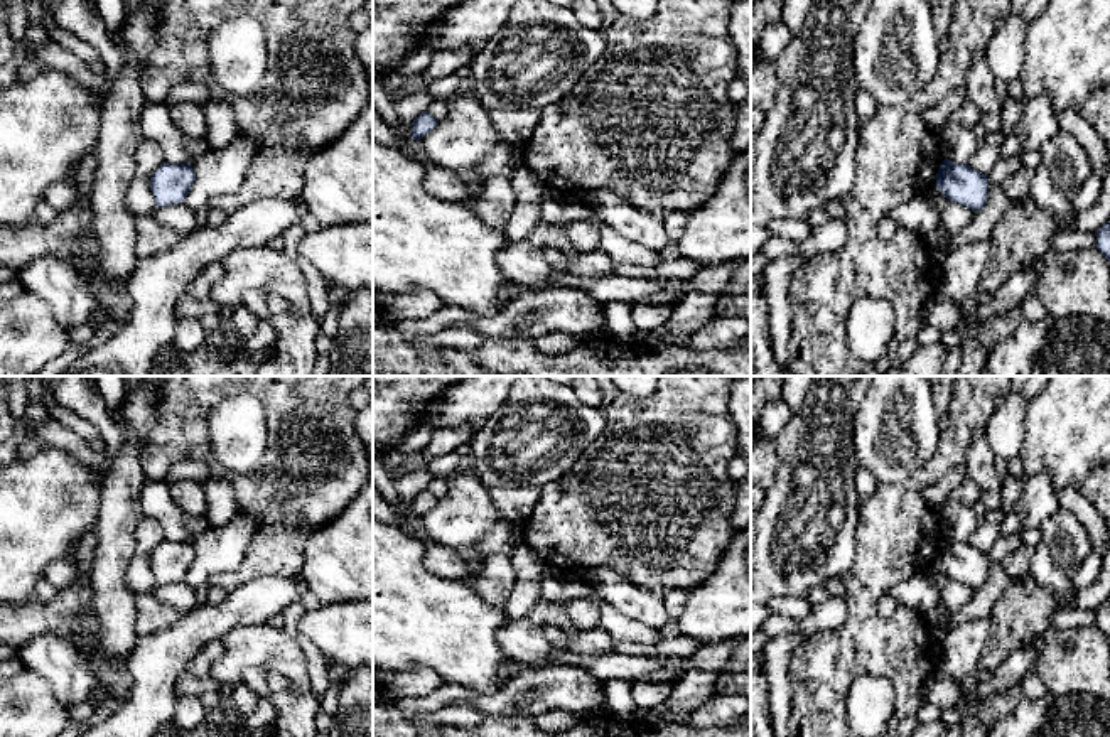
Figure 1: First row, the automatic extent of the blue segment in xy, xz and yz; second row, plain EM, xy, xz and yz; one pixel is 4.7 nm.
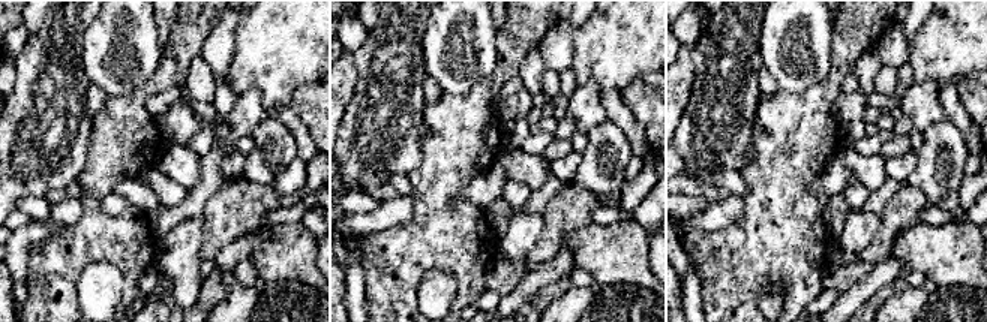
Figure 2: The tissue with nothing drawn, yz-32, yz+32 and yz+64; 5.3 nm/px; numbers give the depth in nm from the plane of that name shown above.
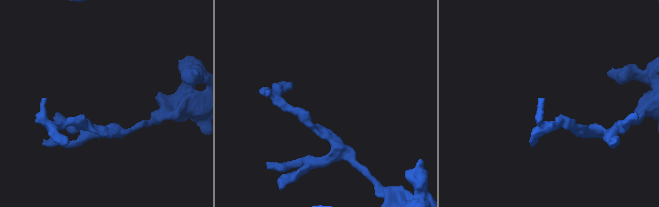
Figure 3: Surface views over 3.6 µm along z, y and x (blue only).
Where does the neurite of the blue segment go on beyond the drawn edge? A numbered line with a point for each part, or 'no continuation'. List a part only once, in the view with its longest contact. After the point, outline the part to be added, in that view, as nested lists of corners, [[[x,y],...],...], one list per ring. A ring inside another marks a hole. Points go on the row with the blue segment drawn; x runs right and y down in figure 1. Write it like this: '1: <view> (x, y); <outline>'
no continuation

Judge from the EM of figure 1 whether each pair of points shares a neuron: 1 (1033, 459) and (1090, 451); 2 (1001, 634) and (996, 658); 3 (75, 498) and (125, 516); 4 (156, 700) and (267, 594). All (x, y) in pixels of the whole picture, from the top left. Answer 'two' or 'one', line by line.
1: one
2: one
3: two
4: one

